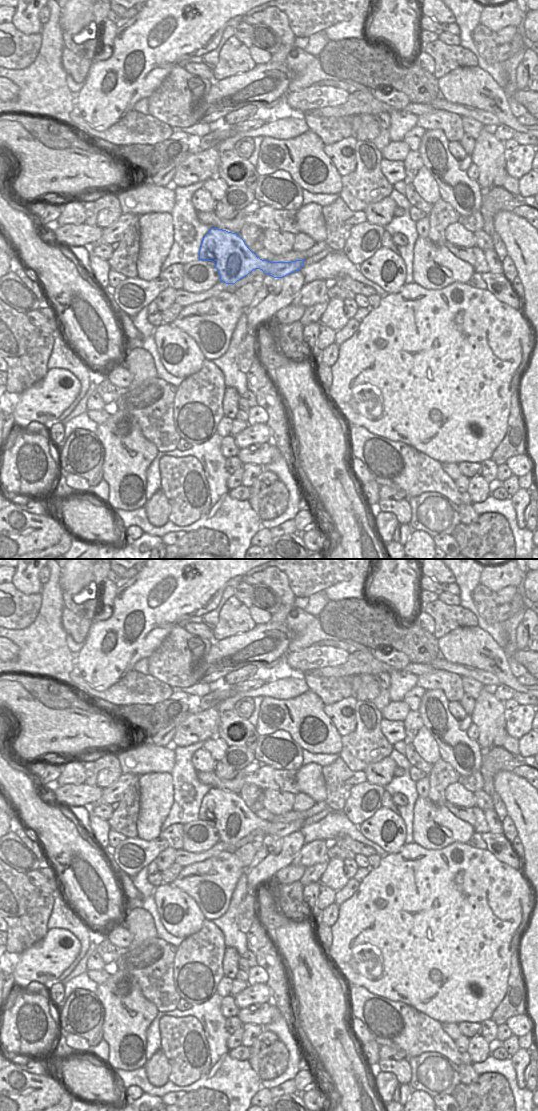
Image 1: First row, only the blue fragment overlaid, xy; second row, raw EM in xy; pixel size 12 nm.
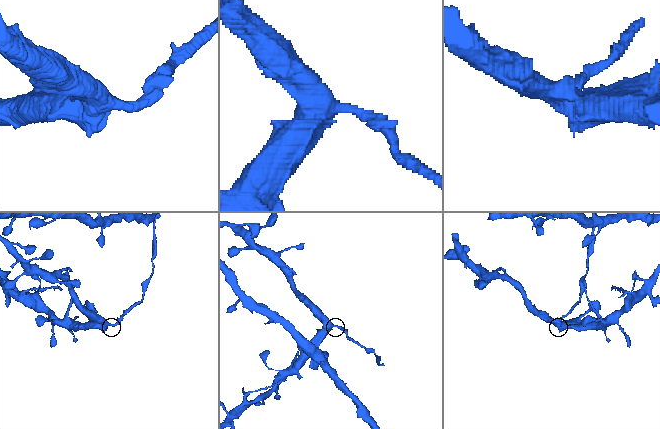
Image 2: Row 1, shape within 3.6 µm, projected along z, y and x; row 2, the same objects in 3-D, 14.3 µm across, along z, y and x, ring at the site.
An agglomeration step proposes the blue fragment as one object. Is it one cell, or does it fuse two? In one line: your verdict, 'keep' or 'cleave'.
cleave

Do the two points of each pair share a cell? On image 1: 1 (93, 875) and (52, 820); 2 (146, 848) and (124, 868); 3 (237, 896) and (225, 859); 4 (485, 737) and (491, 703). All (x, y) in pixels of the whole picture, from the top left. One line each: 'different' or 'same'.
1: same
2: same
3: different
4: same

